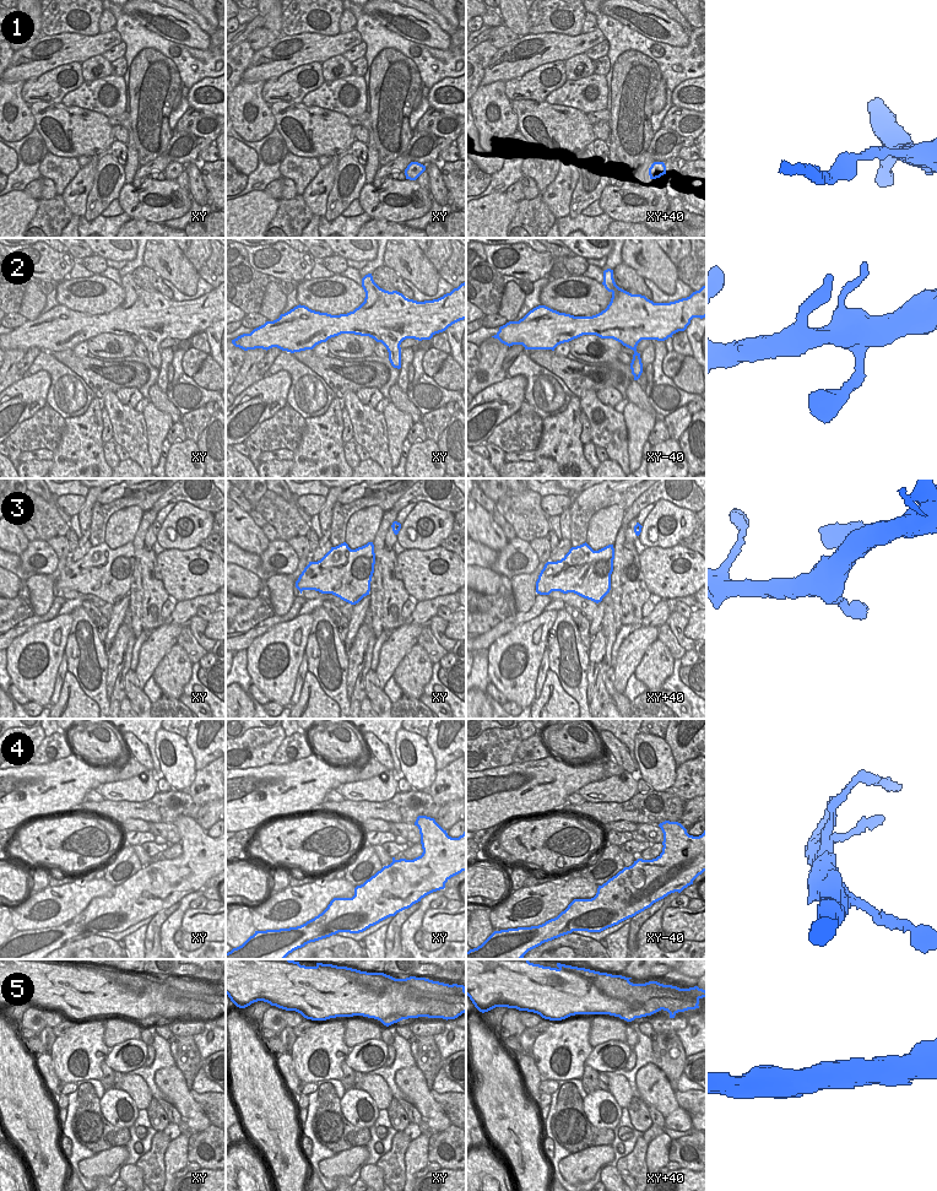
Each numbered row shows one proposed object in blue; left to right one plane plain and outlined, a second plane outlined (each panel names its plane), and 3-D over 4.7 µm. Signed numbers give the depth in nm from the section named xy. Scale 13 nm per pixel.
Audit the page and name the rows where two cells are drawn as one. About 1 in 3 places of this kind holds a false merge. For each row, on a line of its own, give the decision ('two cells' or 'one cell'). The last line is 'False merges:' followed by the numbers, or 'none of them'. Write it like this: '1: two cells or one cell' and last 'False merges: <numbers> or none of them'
1: two cells
2: one cell
3: one cell
4: two cells
5: one cell
False merges: 1, 4

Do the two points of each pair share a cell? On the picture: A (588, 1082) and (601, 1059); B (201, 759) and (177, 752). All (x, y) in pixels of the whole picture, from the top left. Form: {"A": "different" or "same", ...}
{"A": "different", "B": "different"}

